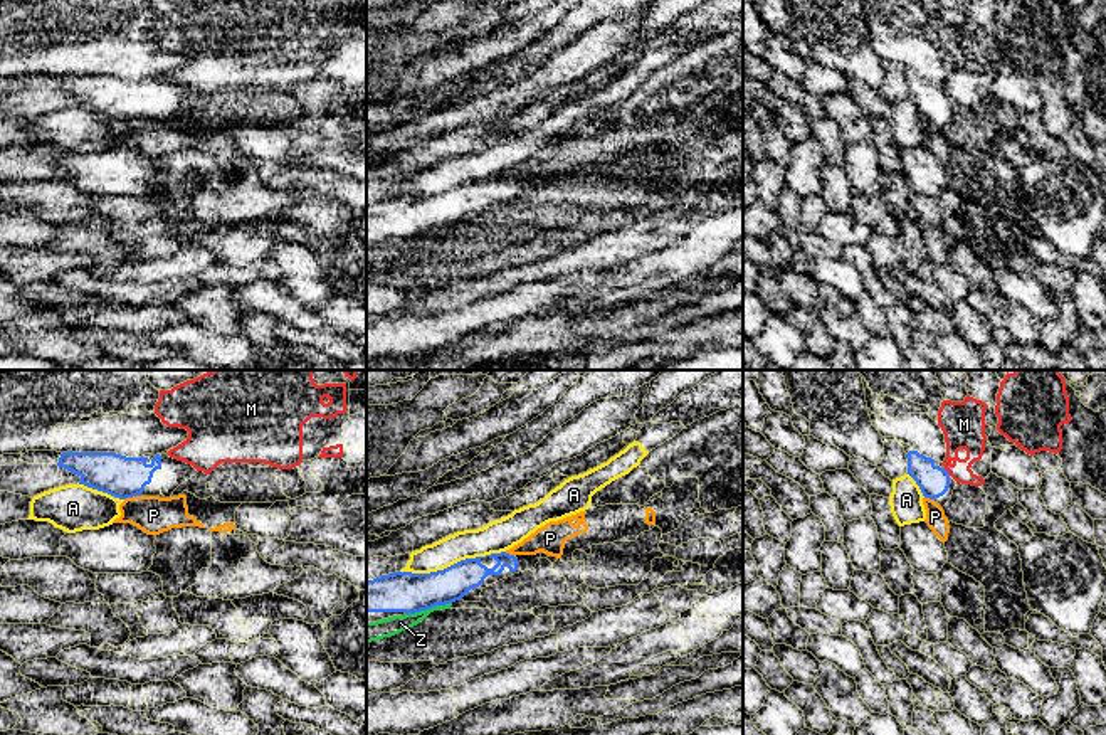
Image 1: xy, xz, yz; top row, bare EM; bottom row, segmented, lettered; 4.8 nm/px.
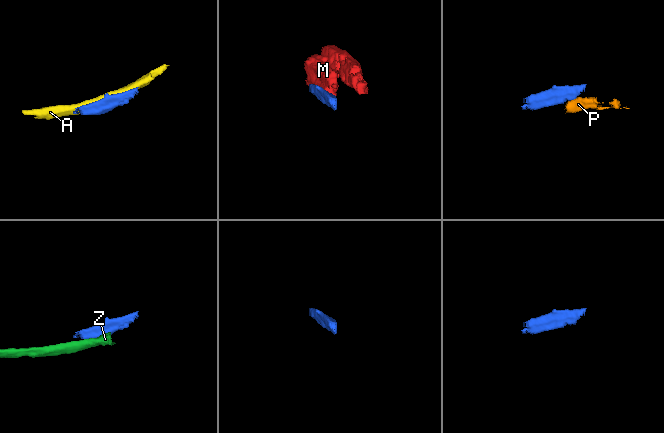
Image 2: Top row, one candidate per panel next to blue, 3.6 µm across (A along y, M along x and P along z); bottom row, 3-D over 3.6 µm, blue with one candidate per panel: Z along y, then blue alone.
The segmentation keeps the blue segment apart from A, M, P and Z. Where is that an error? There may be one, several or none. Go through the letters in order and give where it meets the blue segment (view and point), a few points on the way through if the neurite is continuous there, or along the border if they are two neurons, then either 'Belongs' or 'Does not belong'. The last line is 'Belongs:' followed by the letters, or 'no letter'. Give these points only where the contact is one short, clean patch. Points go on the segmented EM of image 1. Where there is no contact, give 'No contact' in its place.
A: Touches blue at xz (454, 564). Does not belong
M: Touches blue at yz (947, 471). Boundary: yz (945, 468), (950, 475). Does not belong
P: Touches blue at xy (131, 497). Boundary: xy (138, 495), (125, 500). Does not belong
Z: Touches blue at xz (427, 608). Boundary: xz (451, 602), (405, 614). Does not belong
Belongs: no letter

